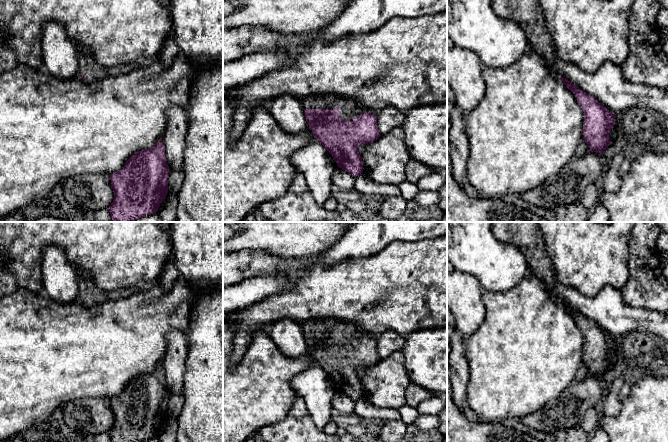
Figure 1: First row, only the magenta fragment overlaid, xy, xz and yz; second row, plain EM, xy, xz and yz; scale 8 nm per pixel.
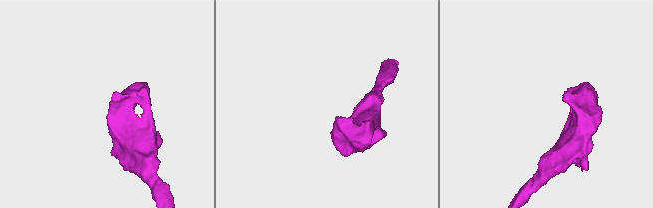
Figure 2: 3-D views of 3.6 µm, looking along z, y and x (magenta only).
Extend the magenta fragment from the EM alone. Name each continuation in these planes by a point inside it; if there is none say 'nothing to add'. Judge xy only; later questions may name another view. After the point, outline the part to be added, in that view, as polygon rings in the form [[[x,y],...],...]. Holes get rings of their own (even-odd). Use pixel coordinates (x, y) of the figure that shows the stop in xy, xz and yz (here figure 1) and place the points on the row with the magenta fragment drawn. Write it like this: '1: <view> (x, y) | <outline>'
1: xy (88, 67) | [[[76,45],[76,47],[79,61],[78,75],[85,77],[87,82],[104,78],[112,72],[111,69],[99,65],[88,49],[80,45]]]

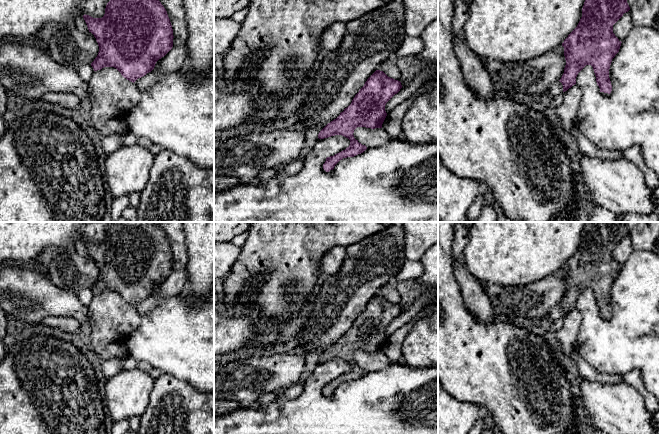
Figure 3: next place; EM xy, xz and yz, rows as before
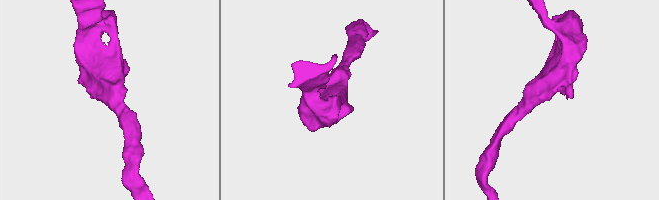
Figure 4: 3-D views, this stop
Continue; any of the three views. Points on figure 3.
nothing to add

